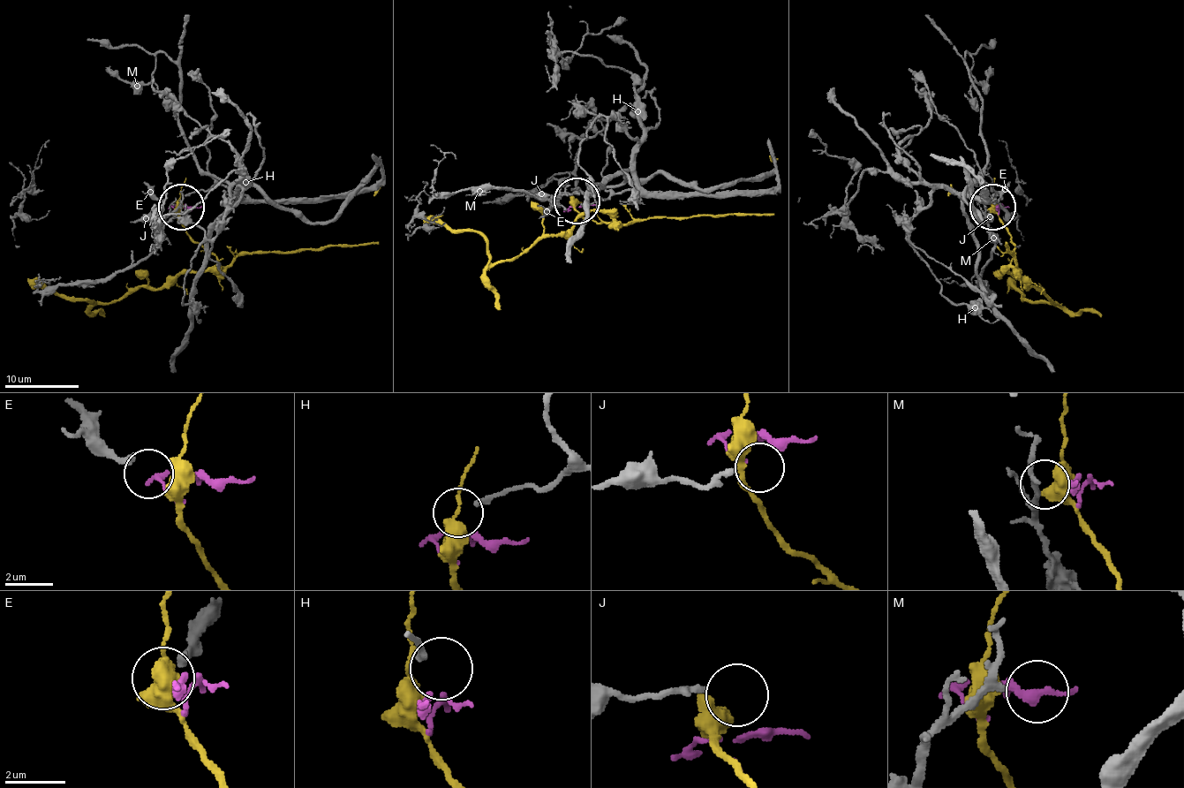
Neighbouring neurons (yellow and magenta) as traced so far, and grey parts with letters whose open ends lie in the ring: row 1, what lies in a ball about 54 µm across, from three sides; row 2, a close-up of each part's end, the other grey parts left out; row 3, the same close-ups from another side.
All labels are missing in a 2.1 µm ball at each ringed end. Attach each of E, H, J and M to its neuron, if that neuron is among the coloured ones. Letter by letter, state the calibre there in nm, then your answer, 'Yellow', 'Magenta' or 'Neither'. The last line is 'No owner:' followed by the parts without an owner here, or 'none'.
E: Thickness 280 nm. Yellow
H: Thickness 220 nm. Magenta
J: Thickness 200 nm. Neither
M: Thickness 200 nm. Neither
No owner: J, M

